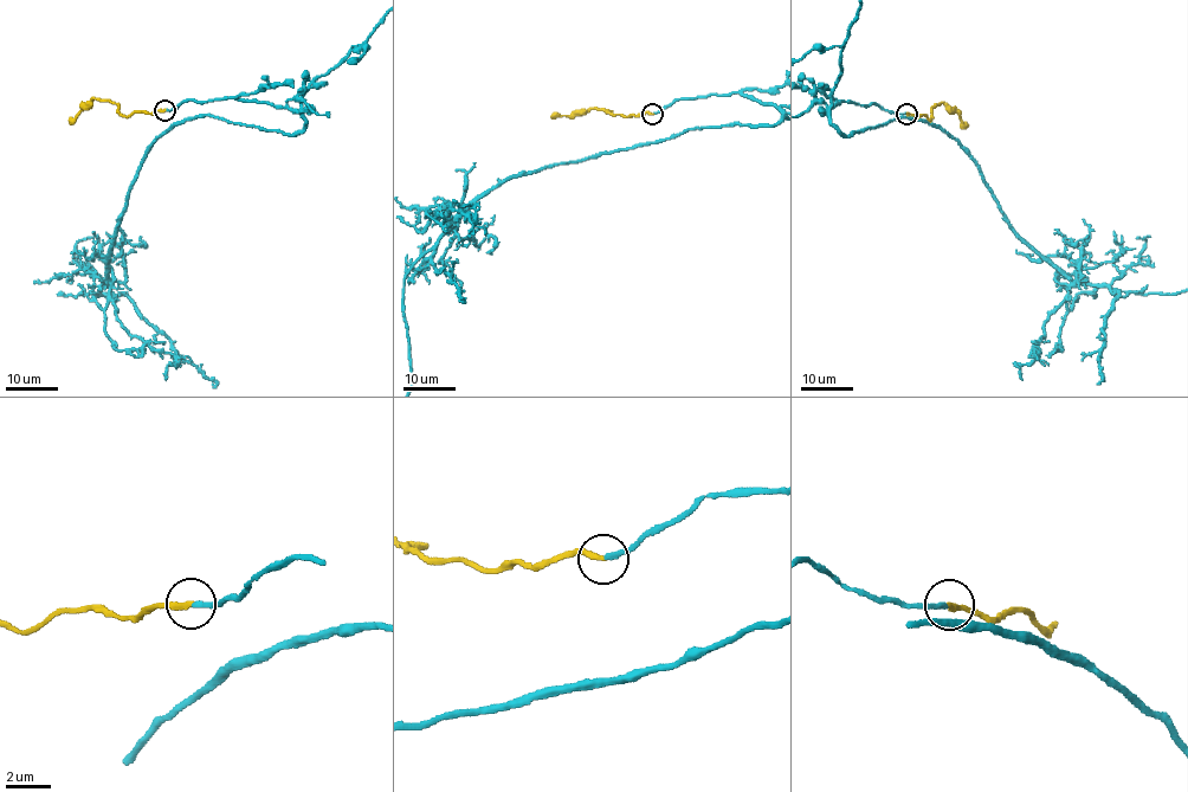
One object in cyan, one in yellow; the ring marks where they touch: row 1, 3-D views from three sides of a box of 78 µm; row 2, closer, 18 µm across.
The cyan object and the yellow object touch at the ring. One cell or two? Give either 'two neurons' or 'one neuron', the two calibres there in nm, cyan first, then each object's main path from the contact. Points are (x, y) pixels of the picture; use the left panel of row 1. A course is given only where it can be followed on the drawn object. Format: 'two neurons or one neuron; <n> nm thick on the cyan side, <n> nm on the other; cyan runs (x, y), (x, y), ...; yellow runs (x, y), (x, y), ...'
one neuron; 240 nm thick on the cyan side, 280 nm on the other; yellow runs (165, 110), (137, 111), (123, 116), (115, 103), (90, 98), (69, 122)

